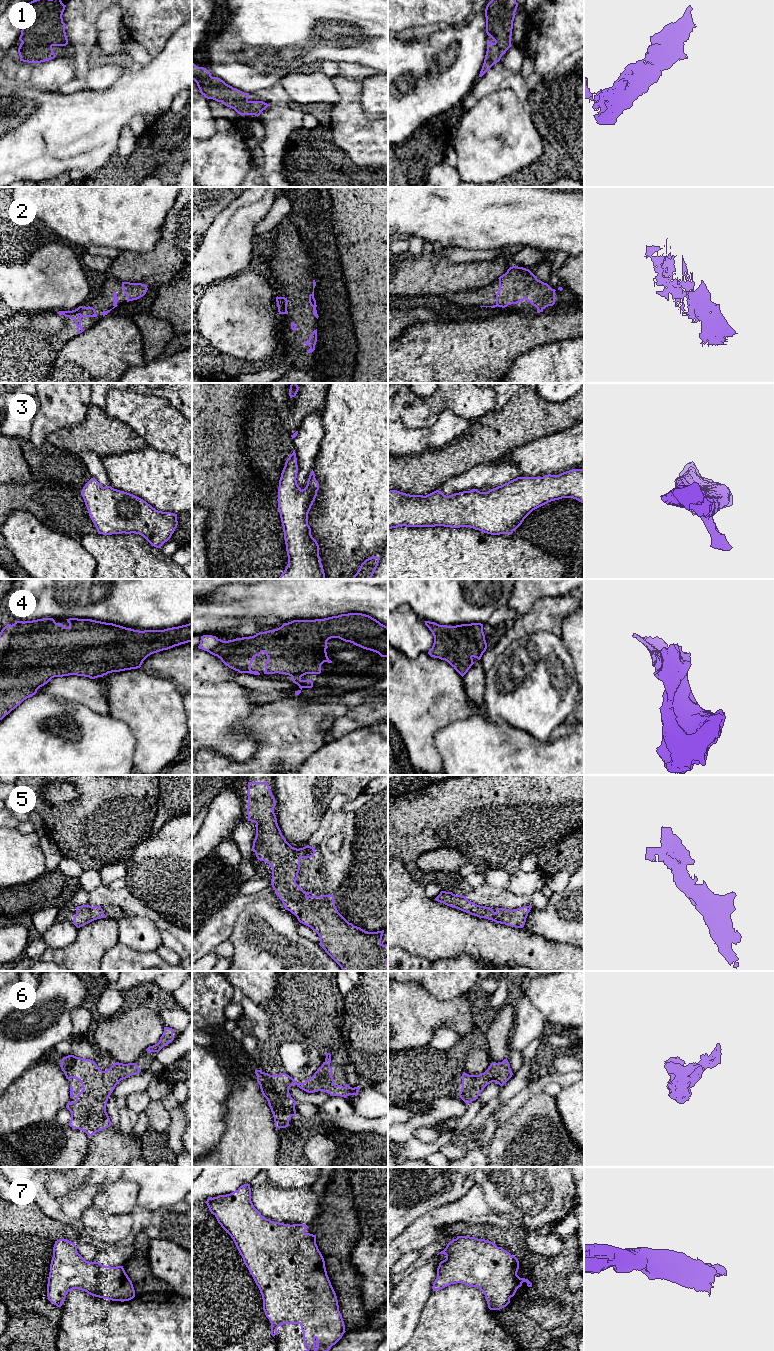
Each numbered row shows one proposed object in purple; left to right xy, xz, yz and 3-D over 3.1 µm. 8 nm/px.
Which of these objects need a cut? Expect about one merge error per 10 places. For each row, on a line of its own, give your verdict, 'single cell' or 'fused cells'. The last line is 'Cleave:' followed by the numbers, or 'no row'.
1: single cell
2: single cell
3: single cell
4: single cell
5: single cell
6: single cell
7: single cell
Cleave: no row

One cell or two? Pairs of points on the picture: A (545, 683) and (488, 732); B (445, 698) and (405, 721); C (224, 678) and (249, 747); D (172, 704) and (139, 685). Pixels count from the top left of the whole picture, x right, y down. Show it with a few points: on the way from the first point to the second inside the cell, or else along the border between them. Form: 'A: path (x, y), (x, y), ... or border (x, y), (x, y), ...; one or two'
A: border (488, 716), (495, 721), (503, 721), (522, 730); two
B: path (435, 698), (428, 698), (415, 711); one
C: path (224, 695), (224, 723), (232, 731); one
D: path (164, 704), (158, 704), (147, 693); one

